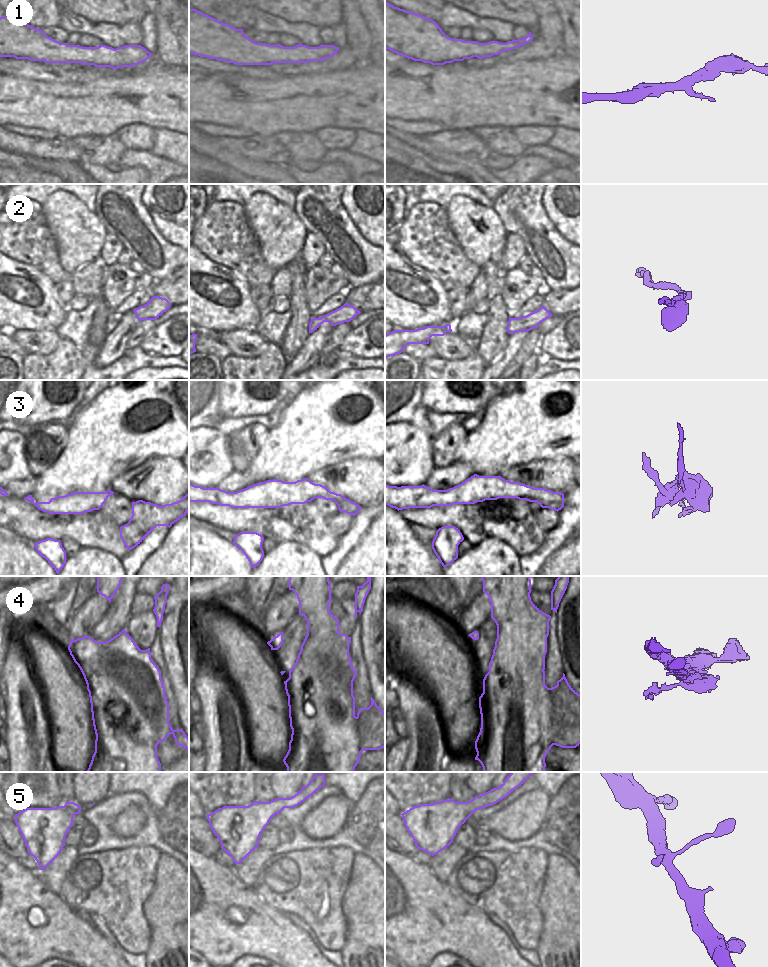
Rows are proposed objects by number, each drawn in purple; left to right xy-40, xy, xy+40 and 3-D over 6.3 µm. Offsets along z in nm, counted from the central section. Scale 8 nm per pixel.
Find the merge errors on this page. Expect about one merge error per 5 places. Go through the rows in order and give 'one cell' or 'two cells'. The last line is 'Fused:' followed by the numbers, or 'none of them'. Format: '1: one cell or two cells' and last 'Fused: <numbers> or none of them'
1: one cell
2: one cell
3: two cells
4: two cells
5: one cell
Fused: 3, 4

